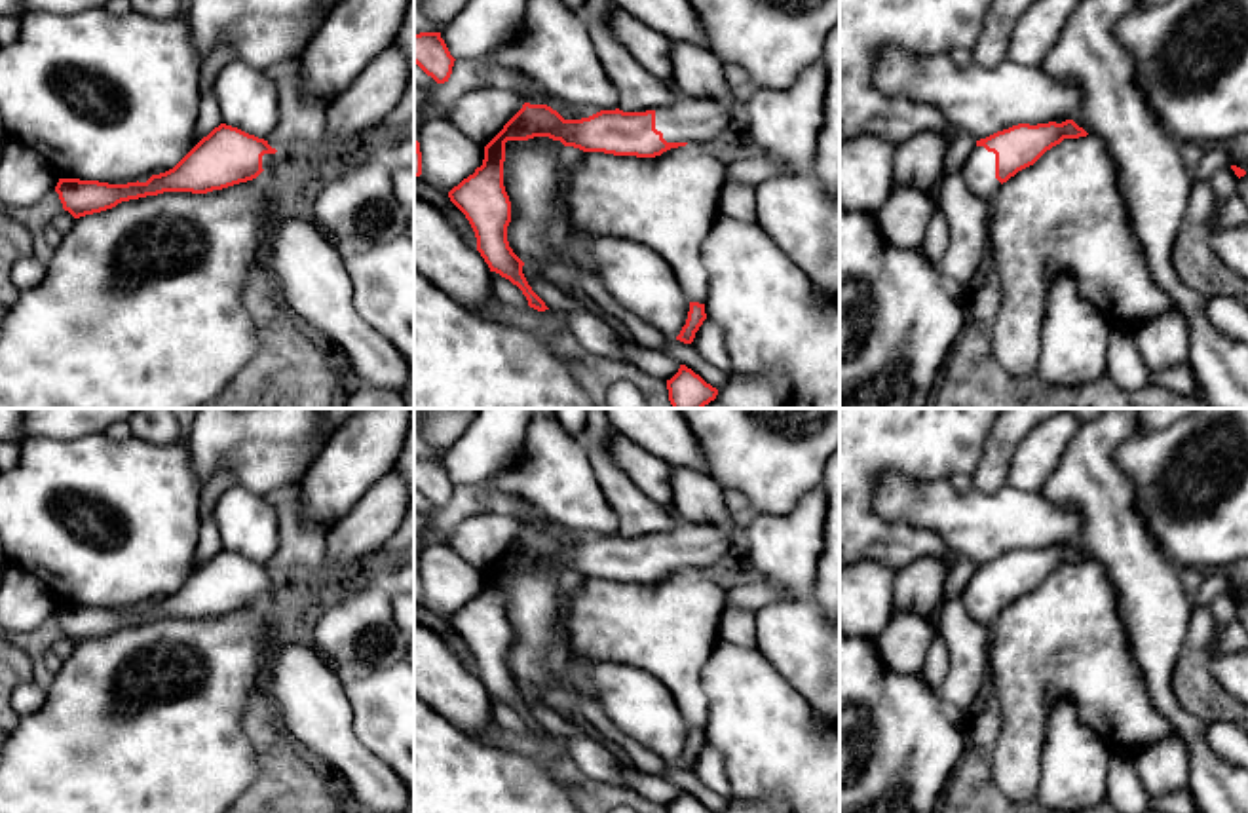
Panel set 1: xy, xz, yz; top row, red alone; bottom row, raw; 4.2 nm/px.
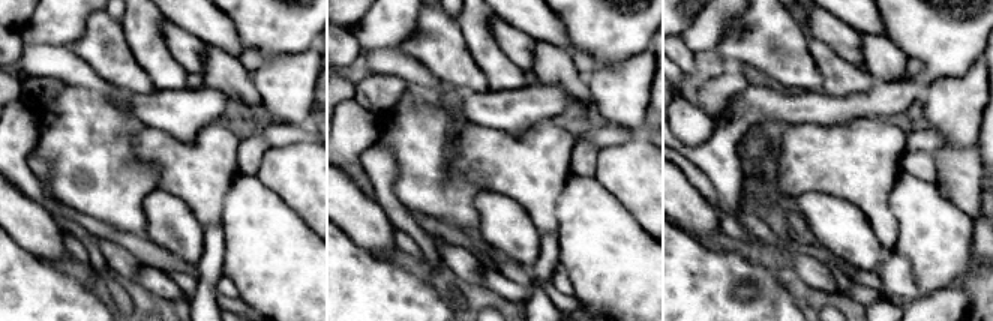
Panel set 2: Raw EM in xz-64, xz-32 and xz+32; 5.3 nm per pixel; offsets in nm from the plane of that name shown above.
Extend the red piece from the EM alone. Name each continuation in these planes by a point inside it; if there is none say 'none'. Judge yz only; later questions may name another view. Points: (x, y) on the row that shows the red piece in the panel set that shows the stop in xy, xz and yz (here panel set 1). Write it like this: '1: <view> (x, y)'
1: yz (979, 171)

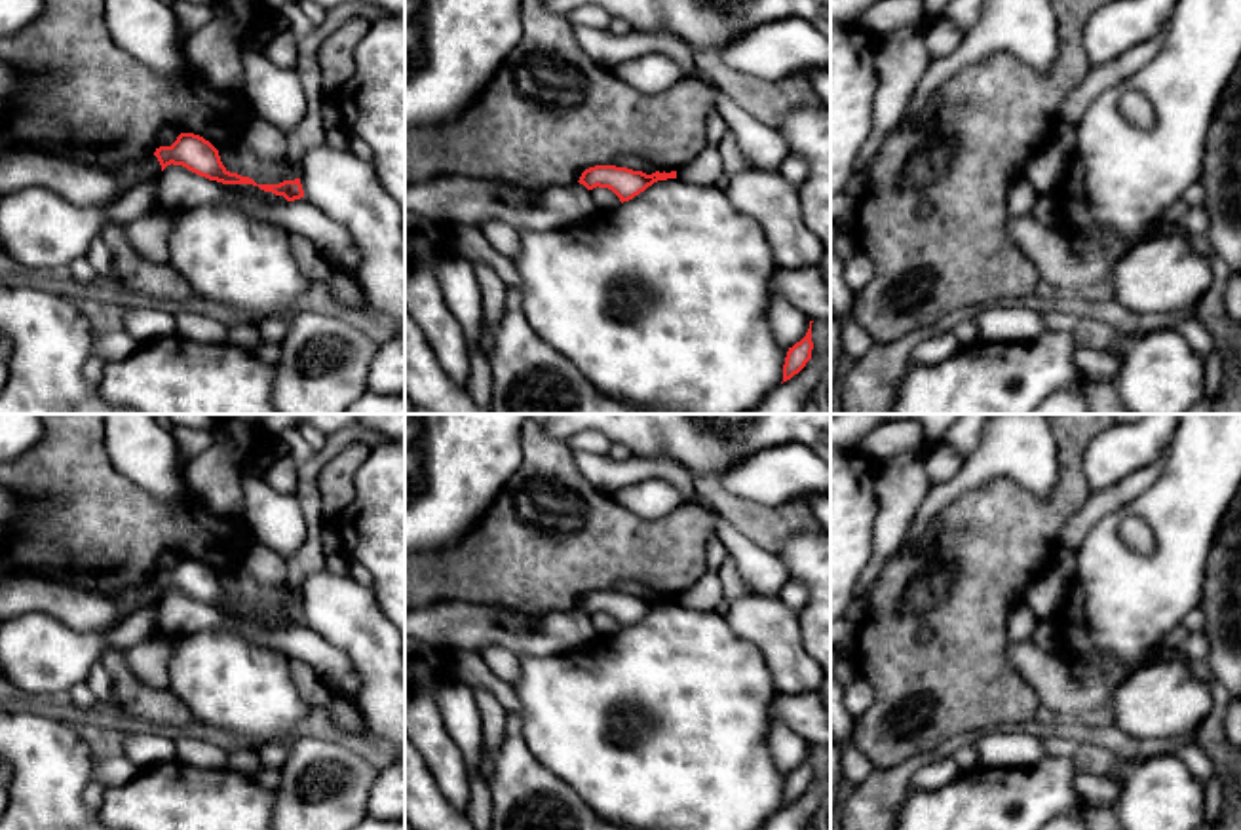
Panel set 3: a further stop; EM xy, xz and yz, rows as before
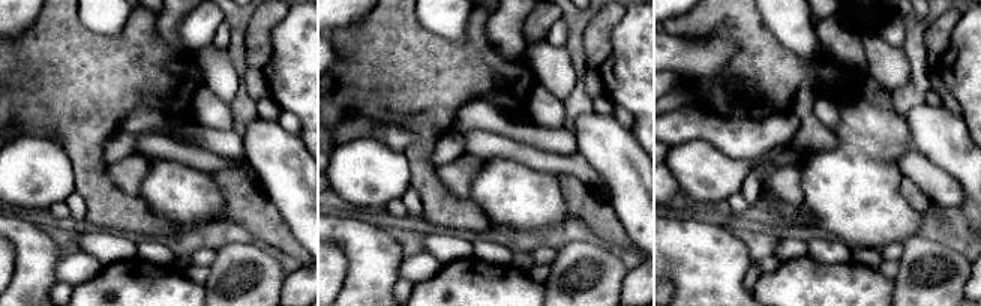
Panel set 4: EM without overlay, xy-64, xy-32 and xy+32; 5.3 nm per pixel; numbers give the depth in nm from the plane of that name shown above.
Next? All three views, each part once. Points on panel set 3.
none

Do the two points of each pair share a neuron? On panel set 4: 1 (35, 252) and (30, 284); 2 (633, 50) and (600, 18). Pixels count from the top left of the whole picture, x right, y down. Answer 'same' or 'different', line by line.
1: same
2: different

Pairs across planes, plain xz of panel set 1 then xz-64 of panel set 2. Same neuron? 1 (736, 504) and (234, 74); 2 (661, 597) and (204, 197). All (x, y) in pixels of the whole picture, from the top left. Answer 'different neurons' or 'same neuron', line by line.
1: different neurons
2: same neuron

